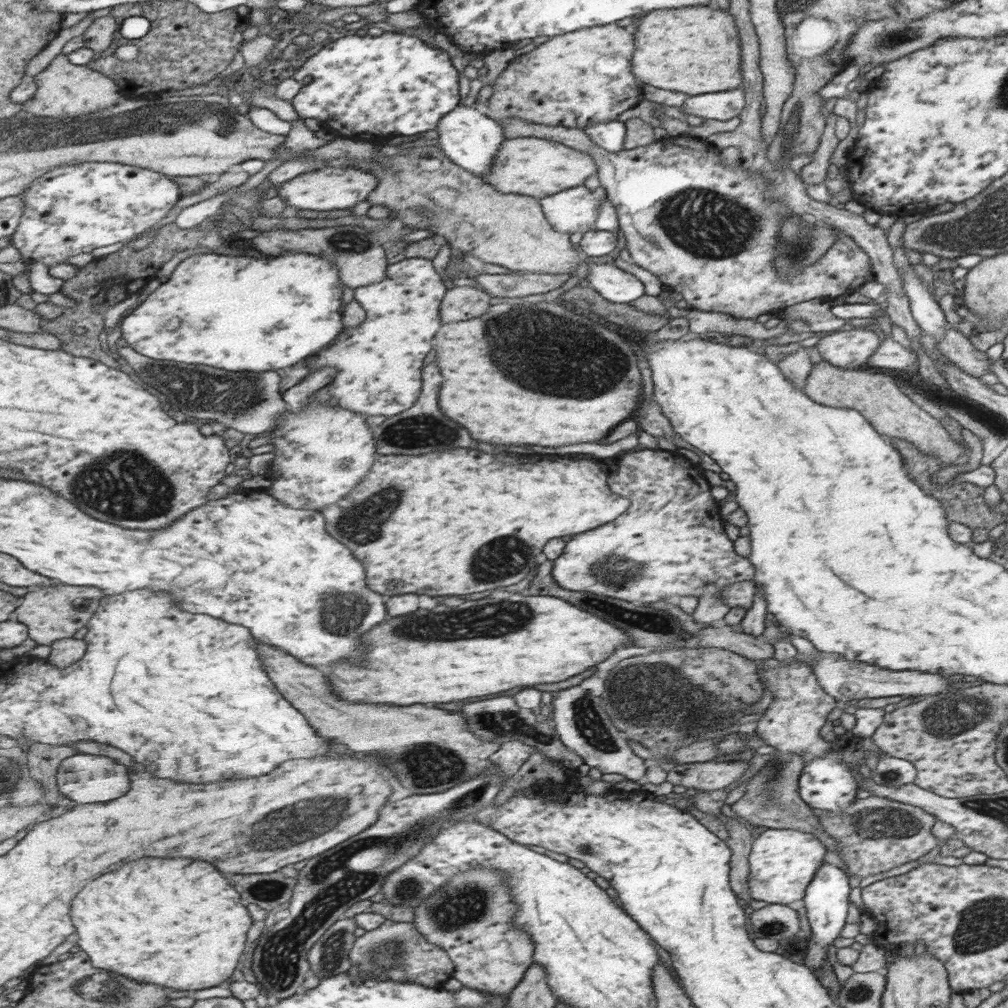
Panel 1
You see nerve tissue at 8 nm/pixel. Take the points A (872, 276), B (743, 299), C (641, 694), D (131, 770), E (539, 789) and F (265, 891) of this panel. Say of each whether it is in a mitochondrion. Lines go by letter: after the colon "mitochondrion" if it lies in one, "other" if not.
A: other
B: other
C: mitochondrion
D: other
E: other
F: mitochondrion

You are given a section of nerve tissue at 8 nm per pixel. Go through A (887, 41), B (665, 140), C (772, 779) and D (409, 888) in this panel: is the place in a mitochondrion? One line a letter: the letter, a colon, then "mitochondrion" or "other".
A: mitochondrion
B: other
C: mitochondrion
D: mitochondrion

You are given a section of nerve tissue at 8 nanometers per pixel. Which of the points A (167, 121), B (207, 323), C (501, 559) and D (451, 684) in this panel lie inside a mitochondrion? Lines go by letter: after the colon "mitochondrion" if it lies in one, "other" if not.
A: mitochondrion
B: other
C: mitochondrion
D: other

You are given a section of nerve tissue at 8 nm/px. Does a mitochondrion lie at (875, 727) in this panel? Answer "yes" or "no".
no

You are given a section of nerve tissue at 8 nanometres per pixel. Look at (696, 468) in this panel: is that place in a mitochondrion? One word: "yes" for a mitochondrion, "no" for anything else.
no

